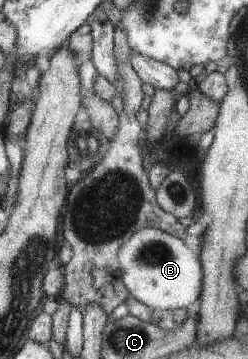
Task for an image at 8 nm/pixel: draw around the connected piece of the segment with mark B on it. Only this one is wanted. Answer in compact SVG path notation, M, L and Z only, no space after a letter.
M143 228L134 232L118 255L120 281L132 298L156 310L189 309L201 296L203 269L201 258L177 236L160 232L157 228Z

